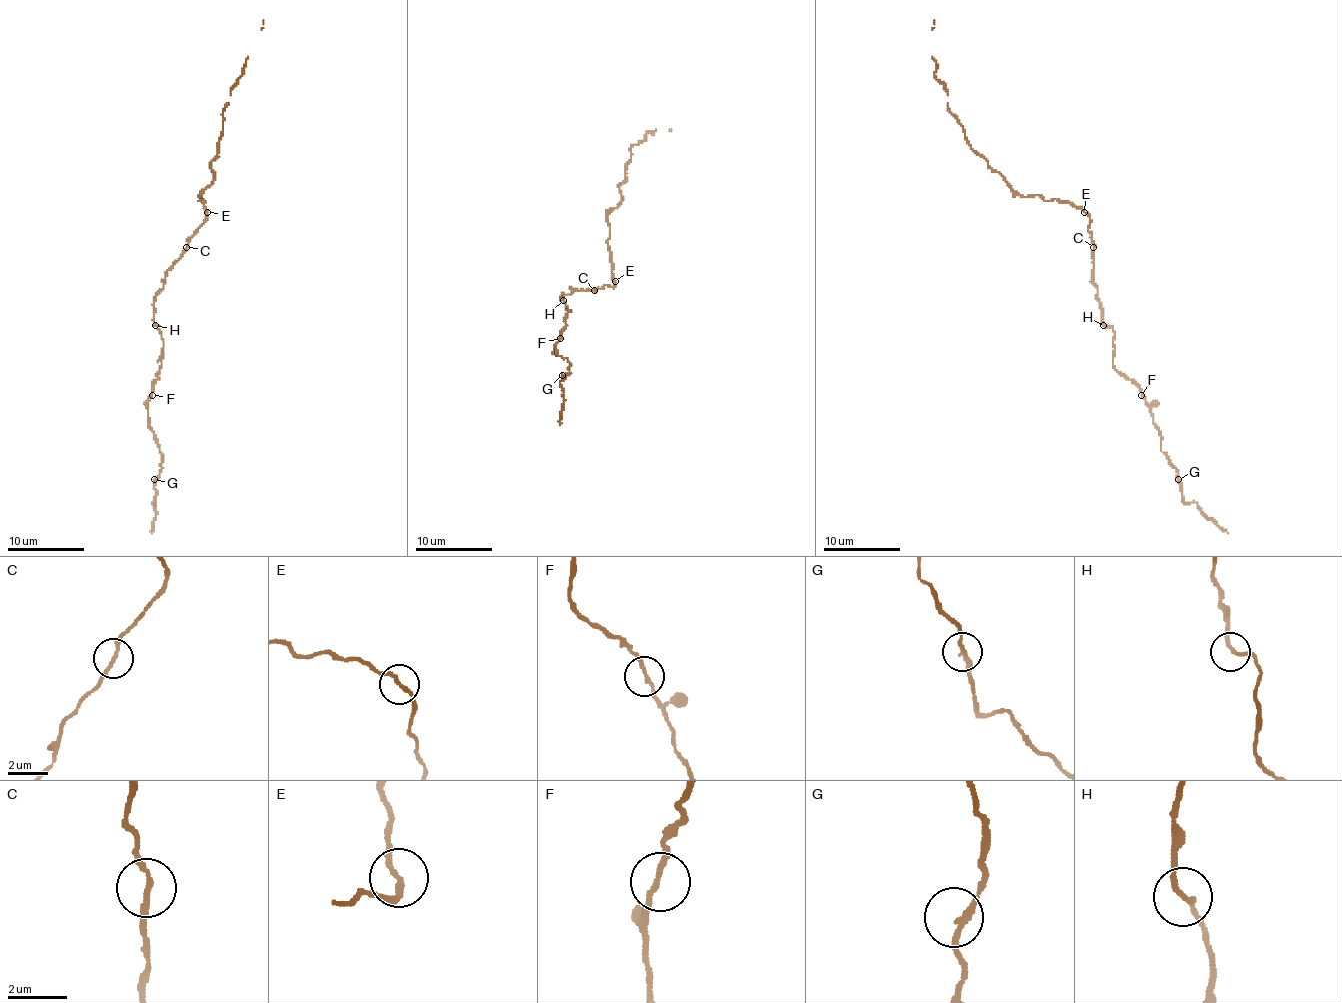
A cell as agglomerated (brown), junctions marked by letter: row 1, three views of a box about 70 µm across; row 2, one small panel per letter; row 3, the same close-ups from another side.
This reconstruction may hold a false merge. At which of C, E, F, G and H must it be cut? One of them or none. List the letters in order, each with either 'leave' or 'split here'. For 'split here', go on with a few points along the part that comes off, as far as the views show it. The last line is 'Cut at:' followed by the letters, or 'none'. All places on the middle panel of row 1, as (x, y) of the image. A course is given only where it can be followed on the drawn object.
C: leave
E: leave
F: leave
G: leave
H: leave
Cut at: none

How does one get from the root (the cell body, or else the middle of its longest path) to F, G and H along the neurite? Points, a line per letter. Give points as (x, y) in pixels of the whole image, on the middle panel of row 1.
F: (590, 290), (573, 290), (562, 296), (565, 308), (571, 312), (569, 310), (565, 315), (565, 329), (560, 338)
G: (590, 290), (562, 296), (571, 310), (556, 342), (558, 354), (569, 362), (569, 373), (562, 375)
H: (590, 290), (573, 290), (563, 294), (563, 300)

